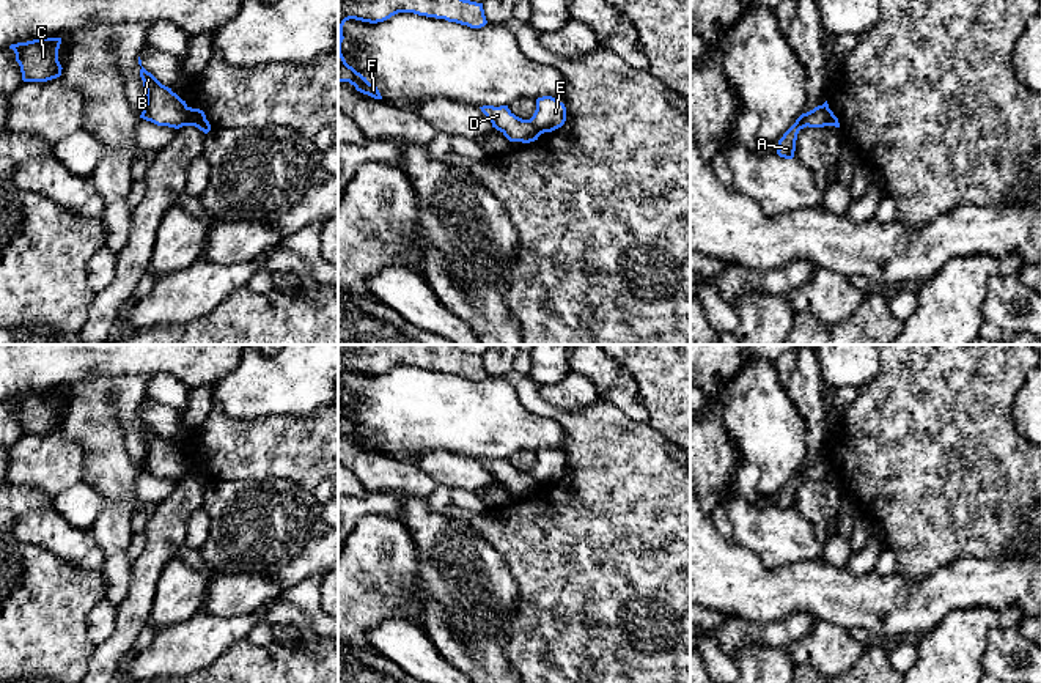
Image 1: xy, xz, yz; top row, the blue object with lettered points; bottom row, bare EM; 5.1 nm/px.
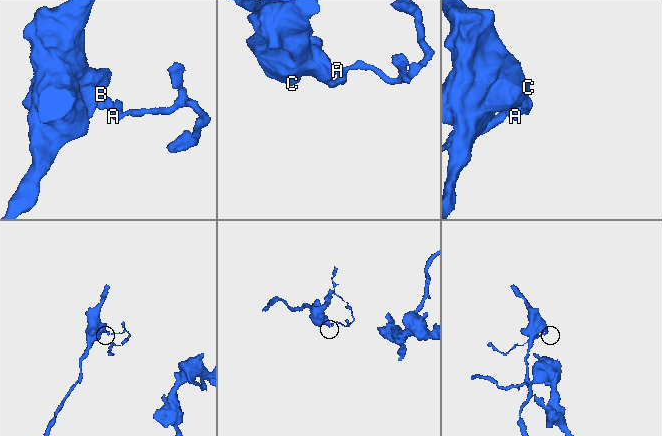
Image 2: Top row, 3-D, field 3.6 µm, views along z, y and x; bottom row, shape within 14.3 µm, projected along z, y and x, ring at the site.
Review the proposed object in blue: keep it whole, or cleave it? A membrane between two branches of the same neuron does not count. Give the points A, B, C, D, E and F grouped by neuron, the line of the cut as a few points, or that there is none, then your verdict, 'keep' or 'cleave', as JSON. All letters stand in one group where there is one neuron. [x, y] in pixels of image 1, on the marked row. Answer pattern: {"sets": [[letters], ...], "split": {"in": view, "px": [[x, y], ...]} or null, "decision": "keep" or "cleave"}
{"sets": [["A", "E"], ["B", "C", "D", "F"]], "split": {"in": "yz", "px": [[823, 104], [826, 125]]}, "decision": "cleave"}

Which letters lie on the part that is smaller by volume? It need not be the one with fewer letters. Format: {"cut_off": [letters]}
{"cut_off": ["A", "E"]}

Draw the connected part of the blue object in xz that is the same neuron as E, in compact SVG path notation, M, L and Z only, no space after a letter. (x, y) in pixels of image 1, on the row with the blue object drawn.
M543 96L536 99L536 110L530 118L530 123L539 134L552 132L561 127L566 121L566 107L552 96Z

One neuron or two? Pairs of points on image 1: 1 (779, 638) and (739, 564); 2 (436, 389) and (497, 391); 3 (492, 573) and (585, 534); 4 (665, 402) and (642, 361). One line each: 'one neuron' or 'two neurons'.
1: two neurons
2: one neuron
3: two neurons
4: one neuron

